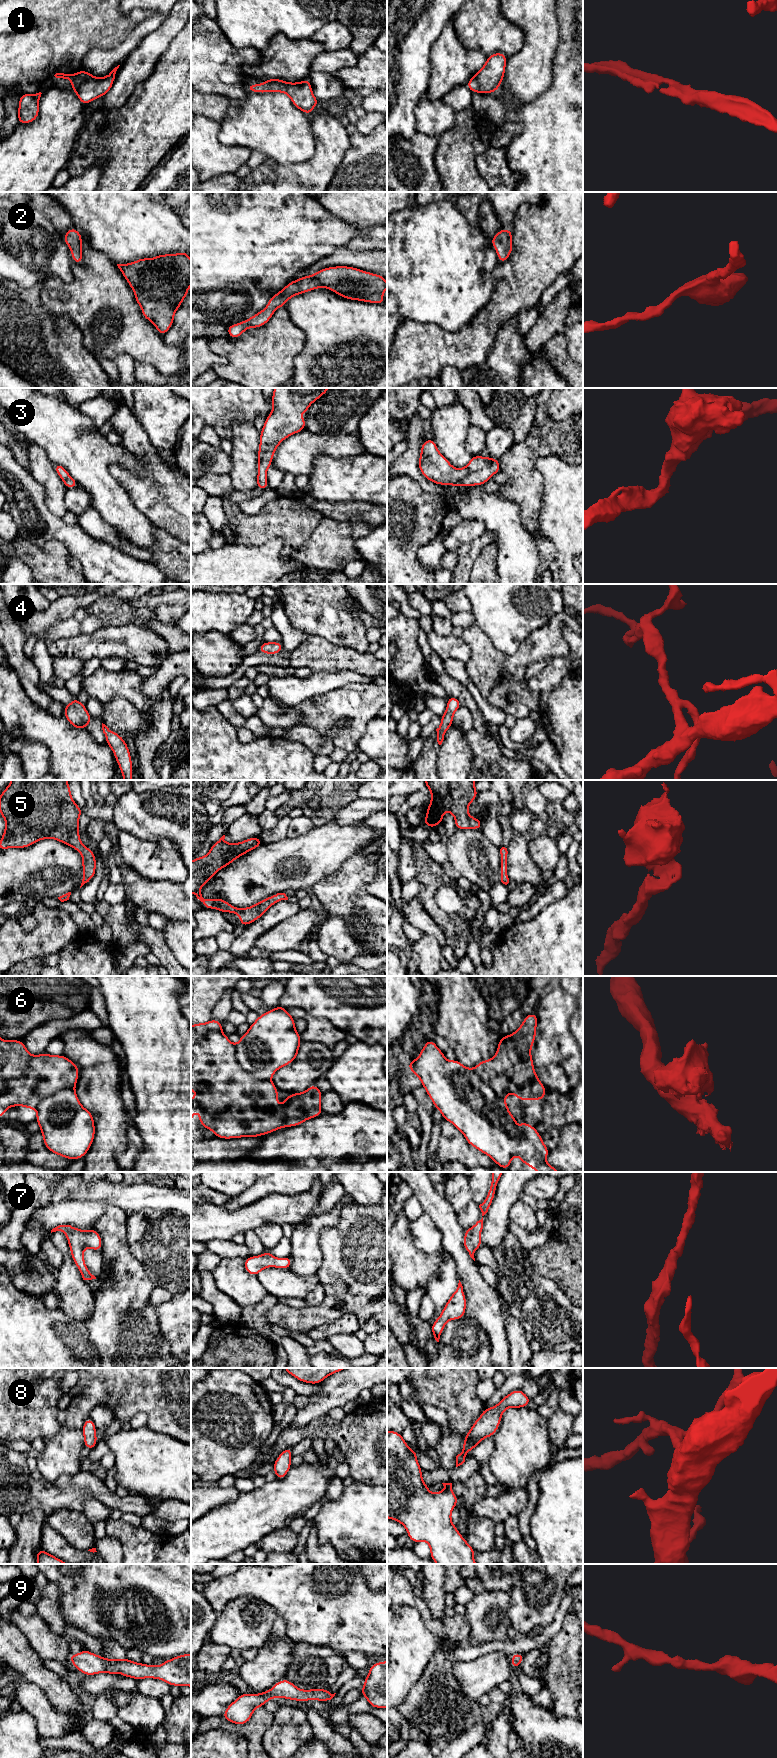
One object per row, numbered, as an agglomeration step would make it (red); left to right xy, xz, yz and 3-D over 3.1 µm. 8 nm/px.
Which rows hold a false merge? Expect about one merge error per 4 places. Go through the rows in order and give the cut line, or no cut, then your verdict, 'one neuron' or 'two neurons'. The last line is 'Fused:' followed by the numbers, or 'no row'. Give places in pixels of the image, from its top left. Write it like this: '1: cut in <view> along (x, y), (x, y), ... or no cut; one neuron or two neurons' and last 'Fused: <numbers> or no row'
1: no cut; one neuron
2: no cut; one neuron
3: no cut; one neuron
4: no cut; one neuron
5: no cut; one neuron
6: no cut; one neuron
7: no cut; one neuron
8: no cut; one neuron
9: no cut; one neuron
Fused: no row

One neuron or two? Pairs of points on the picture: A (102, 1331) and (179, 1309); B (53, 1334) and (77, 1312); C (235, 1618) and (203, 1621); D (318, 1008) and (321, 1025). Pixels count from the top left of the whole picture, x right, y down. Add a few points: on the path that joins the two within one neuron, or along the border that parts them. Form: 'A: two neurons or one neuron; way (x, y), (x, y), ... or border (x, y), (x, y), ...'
A: two neurons; border (156, 1306), (158, 1326), (165, 1337)
B: two neurons; border (59, 1308), (71, 1318), (83, 1323)
C: two neurons; border (218, 1613), (218, 1617), (210, 1632)
D: two neurons; border (308, 1014), (314, 1017), (324, 1017), (341, 1029)

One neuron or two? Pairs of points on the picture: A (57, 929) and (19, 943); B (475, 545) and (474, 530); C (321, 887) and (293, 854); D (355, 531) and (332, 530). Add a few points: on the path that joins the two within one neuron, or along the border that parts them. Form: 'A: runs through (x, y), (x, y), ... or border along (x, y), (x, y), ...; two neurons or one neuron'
A: runs through (48, 936), (38, 943), (28, 943); one neuron
B: border along (485, 531), (471, 541), (462, 544), (455, 551); two neurons
C: border along (337, 870), (323, 876), (311, 887); two neurons
D: runs through (349, 531), (338, 531); one neuron

